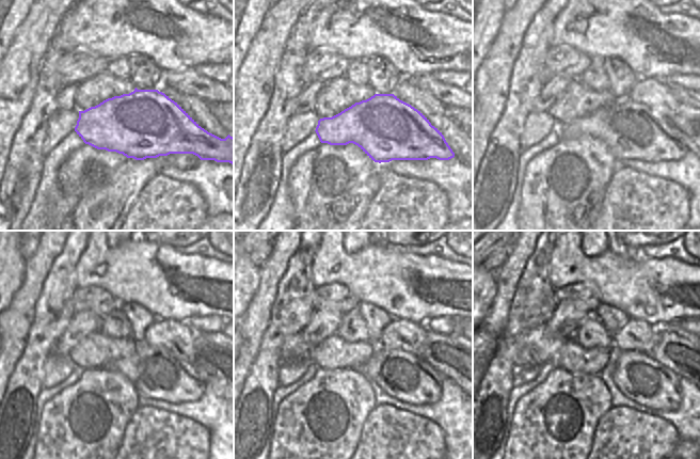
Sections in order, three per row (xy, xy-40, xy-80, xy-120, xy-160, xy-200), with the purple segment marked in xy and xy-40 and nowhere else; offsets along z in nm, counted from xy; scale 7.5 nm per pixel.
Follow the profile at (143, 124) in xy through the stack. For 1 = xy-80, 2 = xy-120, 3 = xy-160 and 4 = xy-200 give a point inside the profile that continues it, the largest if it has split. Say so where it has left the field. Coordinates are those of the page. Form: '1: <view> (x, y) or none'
1: xy-80 (632, 131)
2: xy-120 (156, 373)
3: xy-160 (401, 375)
4: xy-200 (641, 379)

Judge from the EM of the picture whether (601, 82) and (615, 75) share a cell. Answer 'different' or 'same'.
different

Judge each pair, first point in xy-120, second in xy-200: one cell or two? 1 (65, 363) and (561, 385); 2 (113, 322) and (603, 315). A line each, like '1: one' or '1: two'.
1: two
2: two

